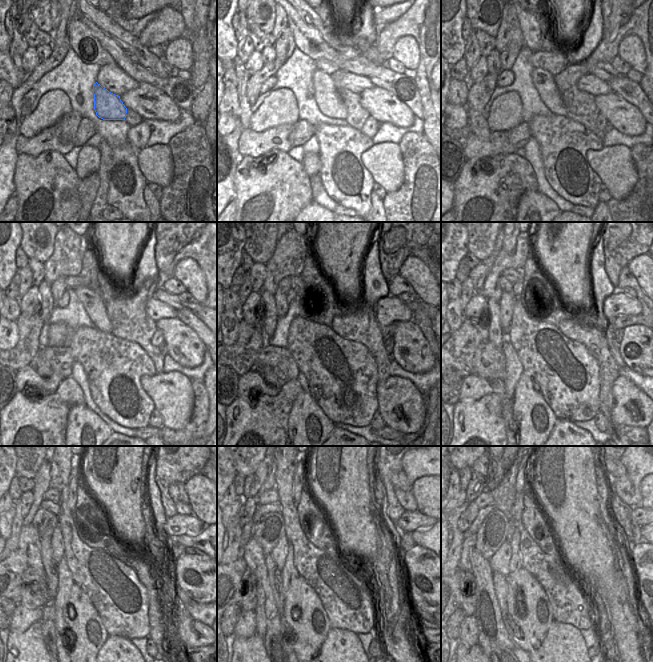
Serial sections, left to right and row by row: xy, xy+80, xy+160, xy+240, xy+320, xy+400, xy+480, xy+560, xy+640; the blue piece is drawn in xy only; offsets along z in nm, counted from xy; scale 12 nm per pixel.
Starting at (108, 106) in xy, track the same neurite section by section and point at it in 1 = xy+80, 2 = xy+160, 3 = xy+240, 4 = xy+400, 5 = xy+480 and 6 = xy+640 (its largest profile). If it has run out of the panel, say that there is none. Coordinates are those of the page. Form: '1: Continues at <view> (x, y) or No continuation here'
1: Continues at xy+80 (329, 102)
2: Continues at xy+160 (543, 80)
3: Continues at xy+240 (95, 307)
4: Continues at xy+400 (512, 275)
5: Continues at xy+480 (52, 494)
6: Continues at xy+640 (485, 498)

